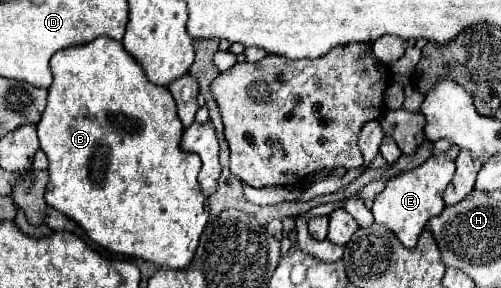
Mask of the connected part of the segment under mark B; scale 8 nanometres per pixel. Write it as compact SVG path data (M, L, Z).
M100 36L88 44L78 44L78 46L70 46L64 50L58 50L52 60L50 60L50 68L54 74L54 82L48 90L48 106L42 114L42 120L38 122L38 138L40 138L40 148L44 150L44 154L50 160L48 172L50 172L50 182L46 188L46 202L48 206L56 208L58 212L62 212L64 216L72 218L74 222L78 222L86 234L102 248L114 252L114 254L124 254L124 256L138 256L142 260L154 262L158 266L164 268L174 268L174 270L184 270L192 256L194 250L198 246L198 238L208 222L208 198L202 194L200 186L198 186L198 172L200 172L200 158L198 154L190 154L180 150L180 140L182 140L182 132L184 126L176 114L176 102L170 94L170 90L166 86L154 86L142 66L124 50L120 40L108 38L108 36Z

